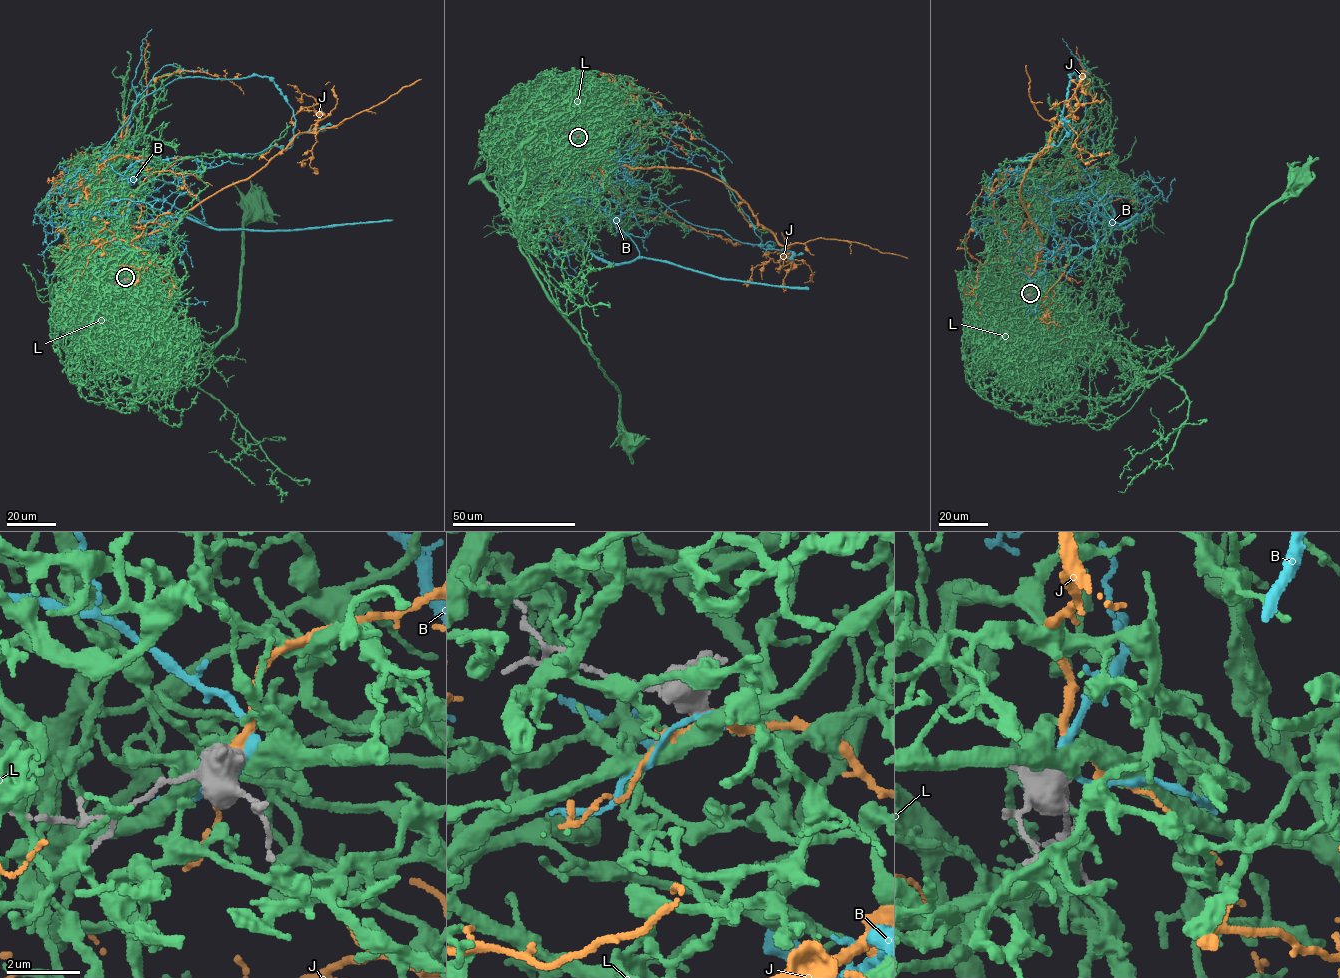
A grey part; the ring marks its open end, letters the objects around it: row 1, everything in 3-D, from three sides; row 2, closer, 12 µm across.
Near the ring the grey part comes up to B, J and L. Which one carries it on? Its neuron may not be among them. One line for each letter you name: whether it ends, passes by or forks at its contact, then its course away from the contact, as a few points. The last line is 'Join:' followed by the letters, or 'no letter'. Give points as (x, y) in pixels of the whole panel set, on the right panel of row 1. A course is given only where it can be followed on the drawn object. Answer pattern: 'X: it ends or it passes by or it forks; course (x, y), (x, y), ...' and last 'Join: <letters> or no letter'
J: it passes by; course (1030, 293), (1030, 274), (1042, 240), (1020, 199), (1020, 185), (1059, 126), (1034, 108), (1025, 65)
Join: J

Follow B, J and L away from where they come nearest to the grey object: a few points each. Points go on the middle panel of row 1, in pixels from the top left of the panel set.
B: (578, 137), (564, 134), (583, 123), (561, 136), (595, 195), (613, 183), (775, 245), (711, 167)
J: (578, 137), (598, 145), (592, 150), (631, 168), (693, 169), (720, 180), (780, 244), (834, 239), (908, 258)
L: (579, 138), (549, 156), (515, 192), (510, 207), (520, 252), (548, 300), (618, 388), (619, 414), (633, 442)

